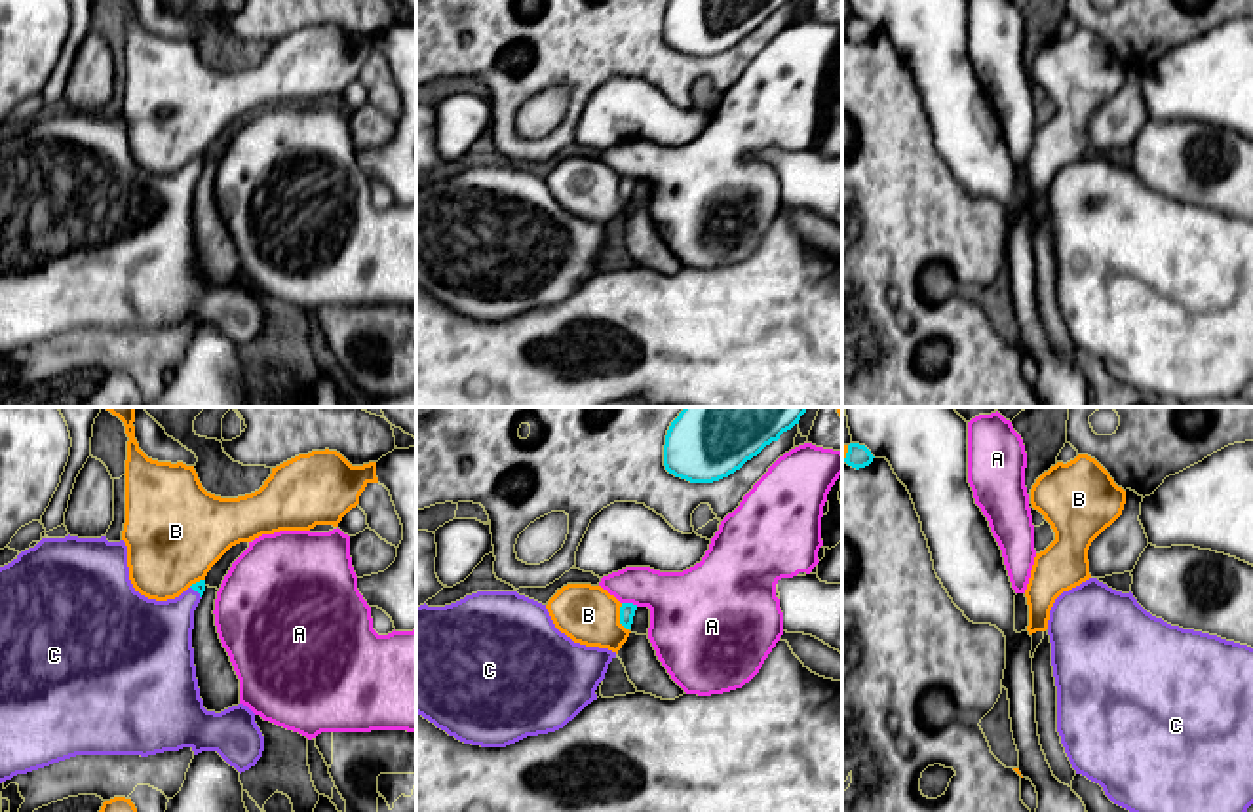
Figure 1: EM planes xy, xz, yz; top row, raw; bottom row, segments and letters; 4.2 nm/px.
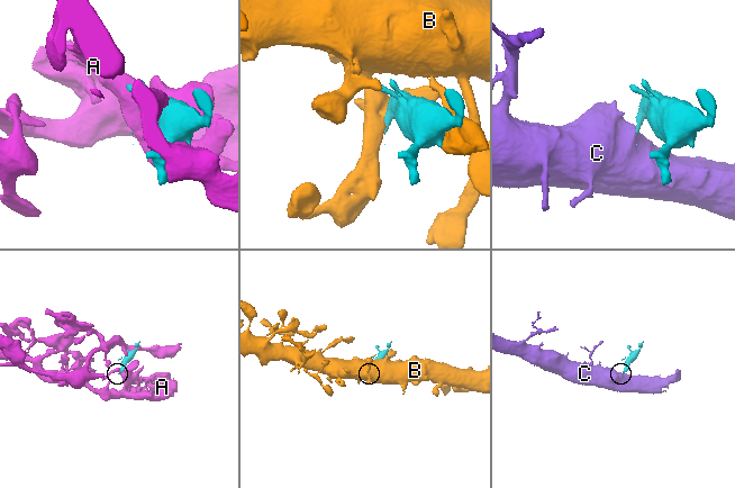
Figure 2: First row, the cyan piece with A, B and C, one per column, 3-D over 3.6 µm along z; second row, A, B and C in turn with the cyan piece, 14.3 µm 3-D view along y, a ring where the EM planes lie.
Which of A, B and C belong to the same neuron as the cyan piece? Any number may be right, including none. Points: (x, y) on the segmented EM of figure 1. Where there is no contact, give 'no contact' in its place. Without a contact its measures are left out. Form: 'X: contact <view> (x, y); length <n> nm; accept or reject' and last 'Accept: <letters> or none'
A: contact xz (630, 603); length 70 nm; reject
B: contact xz (620, 617); length 120 nm; reject
C: contact xy (196, 590); length 70 nm; accept
Accept: C

